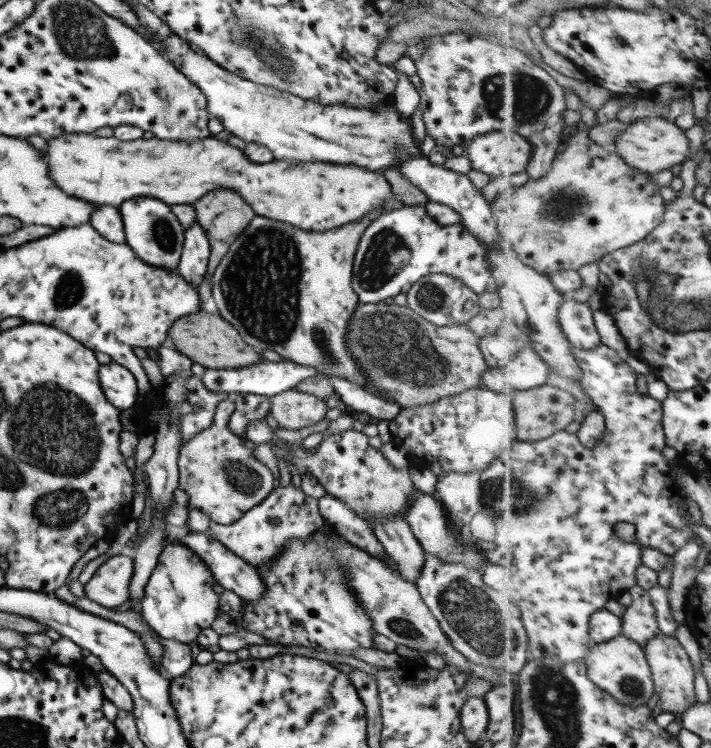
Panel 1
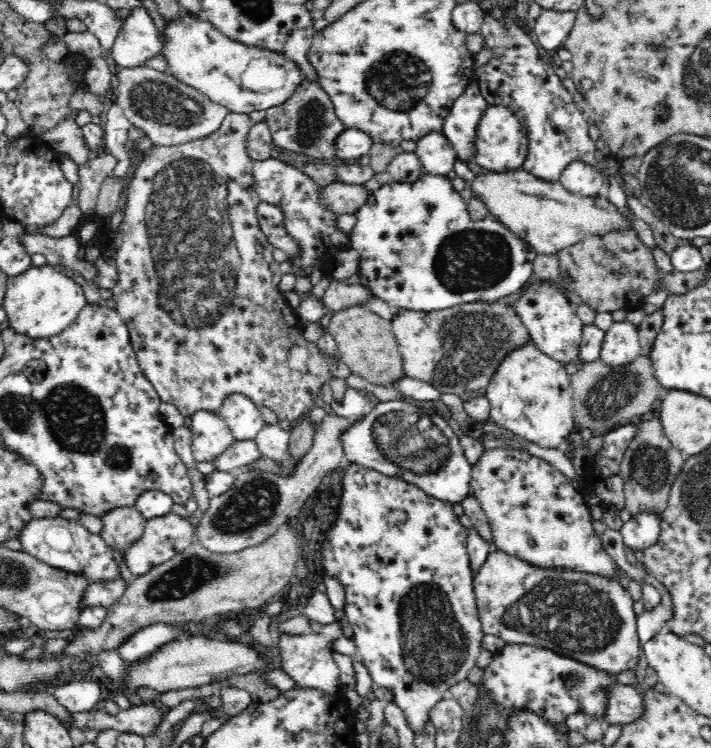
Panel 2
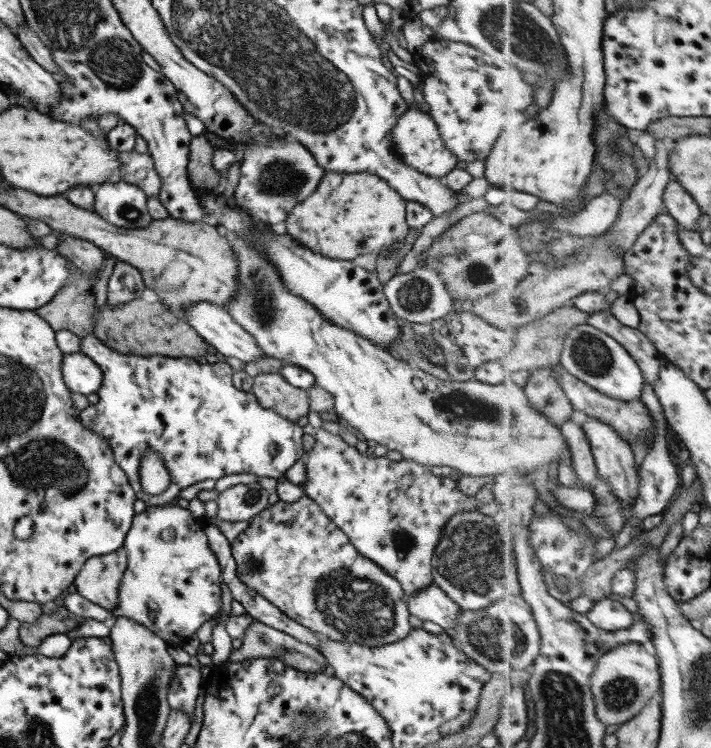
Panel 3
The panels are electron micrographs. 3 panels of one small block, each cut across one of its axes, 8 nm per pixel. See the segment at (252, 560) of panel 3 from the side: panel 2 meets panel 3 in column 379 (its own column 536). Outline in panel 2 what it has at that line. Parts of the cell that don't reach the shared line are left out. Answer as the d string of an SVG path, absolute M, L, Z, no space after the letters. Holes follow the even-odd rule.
M495 549L491 550L482 566L475 572L472 586L478 607L478 619L482 621L484 634L498 636L506 643L546 648L560 656L604 671L610 677L636 670L643 651L637 633L635 601L618 579L608 579L604 575L574 569L534 566Z

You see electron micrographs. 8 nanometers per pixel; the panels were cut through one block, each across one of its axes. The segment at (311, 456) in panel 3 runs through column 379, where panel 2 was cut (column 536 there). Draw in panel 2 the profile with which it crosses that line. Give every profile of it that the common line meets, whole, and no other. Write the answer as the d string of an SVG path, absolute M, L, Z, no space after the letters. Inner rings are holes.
M511 446L486 449L486 452L478 458L478 462L471 466L470 488L488 519L496 550L532 563L534 566L574 569L604 575L608 579L619 579L616 574L620 568L604 550L602 541L594 531L589 504L585 502L584 493L576 491L566 475L546 460Z

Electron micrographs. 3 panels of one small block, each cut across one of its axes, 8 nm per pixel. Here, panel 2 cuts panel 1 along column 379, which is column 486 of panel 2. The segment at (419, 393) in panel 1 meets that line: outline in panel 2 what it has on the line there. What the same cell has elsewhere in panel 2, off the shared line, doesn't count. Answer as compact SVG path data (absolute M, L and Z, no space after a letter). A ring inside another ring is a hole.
M498 302L464 303L430 312L399 308L395 311L391 327L402 355L405 376L430 383L441 395L458 395L464 402L480 395L486 396L488 383L500 361L512 350L531 342L529 332L515 307Z

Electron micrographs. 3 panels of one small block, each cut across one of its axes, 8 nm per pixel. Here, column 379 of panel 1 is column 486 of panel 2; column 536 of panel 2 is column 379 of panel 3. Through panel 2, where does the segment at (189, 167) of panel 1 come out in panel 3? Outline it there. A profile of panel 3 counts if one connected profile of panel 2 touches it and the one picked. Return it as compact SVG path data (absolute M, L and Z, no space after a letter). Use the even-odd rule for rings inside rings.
M328 172L316 192L312 192L310 198L304 199L291 210L286 220L287 233L293 238L295 245L304 245L328 258L351 261L361 254L379 254L381 250L388 250L395 244L403 244L409 231L405 217L406 205L407 201L375 174Z

